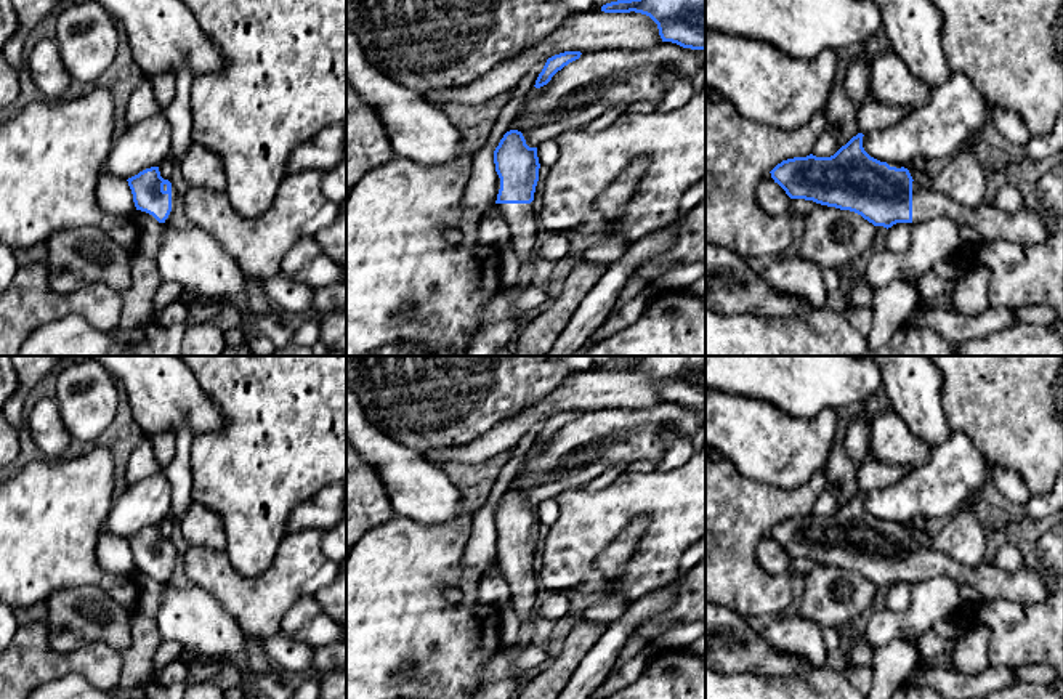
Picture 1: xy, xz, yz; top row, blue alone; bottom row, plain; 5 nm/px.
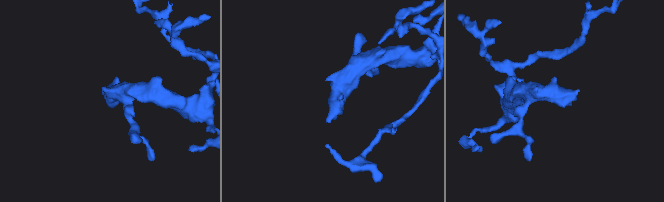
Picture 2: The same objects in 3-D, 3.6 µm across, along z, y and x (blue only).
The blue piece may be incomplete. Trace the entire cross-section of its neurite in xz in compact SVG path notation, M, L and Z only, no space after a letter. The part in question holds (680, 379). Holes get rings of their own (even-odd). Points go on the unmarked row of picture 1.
M638 356L601 366L604 372L641 372L659 388L662 401L705 409L705 356Z

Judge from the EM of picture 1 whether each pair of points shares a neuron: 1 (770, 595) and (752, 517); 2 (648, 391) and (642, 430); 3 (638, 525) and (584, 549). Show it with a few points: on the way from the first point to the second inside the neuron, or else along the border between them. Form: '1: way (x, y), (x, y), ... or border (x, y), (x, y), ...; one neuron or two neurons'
1: way (751, 576), (746, 571), (746, 536); one neuron
2: border (661, 400), (648, 406), (606, 406); two neurons
3: border (648, 520), (634, 520), (595, 558); two neurons

